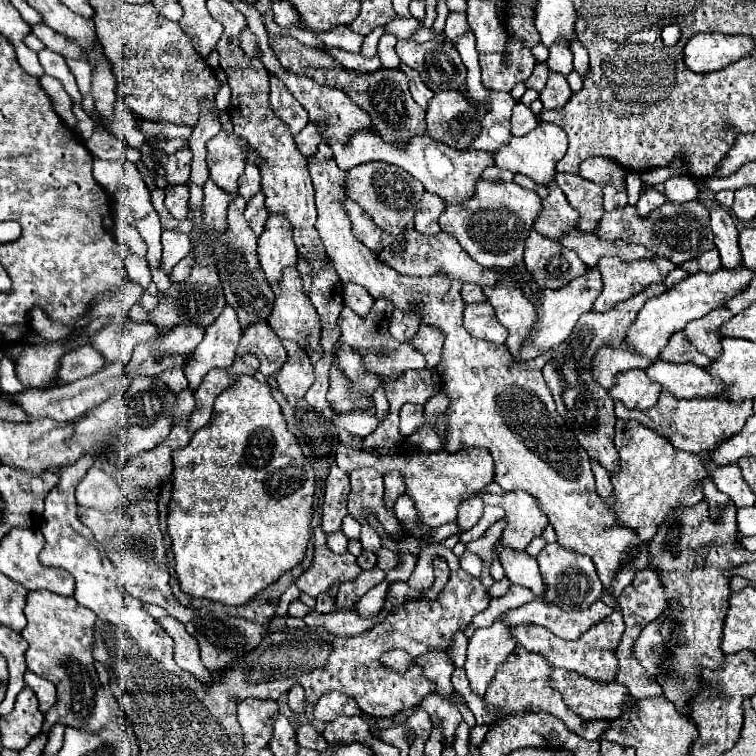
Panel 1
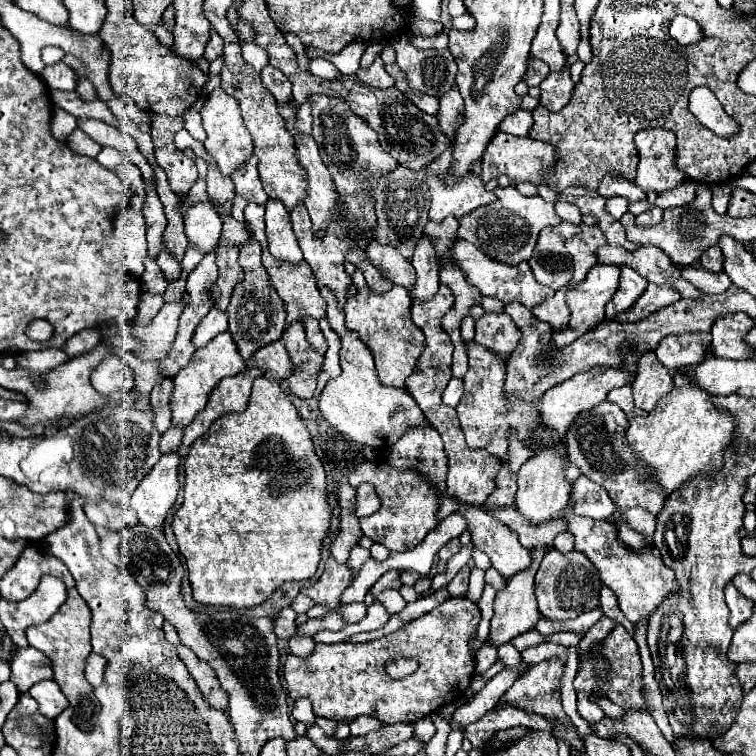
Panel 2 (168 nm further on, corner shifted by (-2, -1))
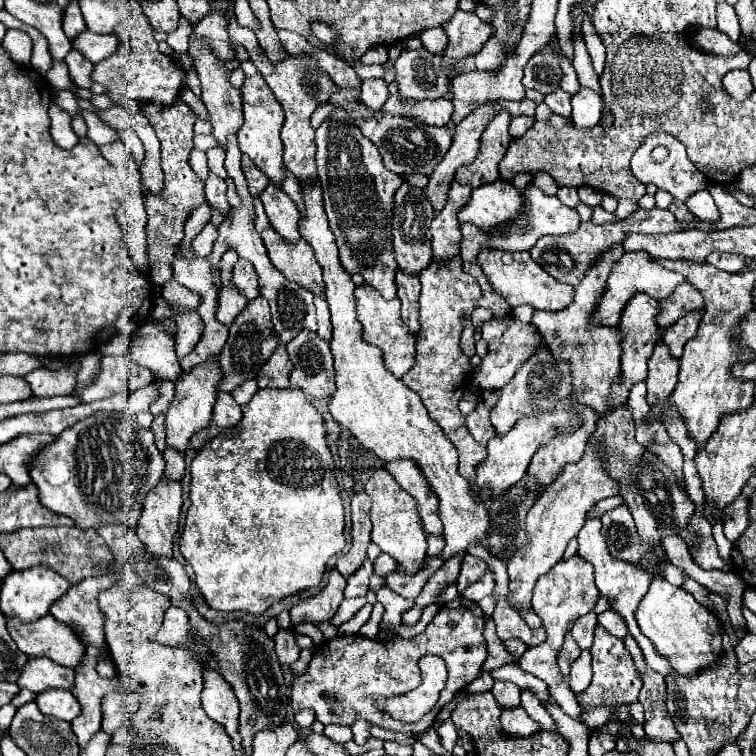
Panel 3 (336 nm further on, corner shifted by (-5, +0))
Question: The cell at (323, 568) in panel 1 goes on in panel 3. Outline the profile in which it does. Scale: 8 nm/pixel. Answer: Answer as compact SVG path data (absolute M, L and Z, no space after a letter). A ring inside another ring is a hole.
M332 570L324 590L320 590L318 594L314 594L314 596L310 596L310 598L306 598L300 604L290 608L292 624L296 626L296 624L304 622L304 618L306 618L306 622L328 622L328 620L332 620L340 602L344 600L344 586L346 586L344 576L340 576L336 570Z

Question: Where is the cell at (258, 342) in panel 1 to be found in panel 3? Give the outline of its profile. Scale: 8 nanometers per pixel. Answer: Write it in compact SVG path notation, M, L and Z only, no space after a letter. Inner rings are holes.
M280 344L258 372L258 388L288 388L292 362L286 354L286 346Z

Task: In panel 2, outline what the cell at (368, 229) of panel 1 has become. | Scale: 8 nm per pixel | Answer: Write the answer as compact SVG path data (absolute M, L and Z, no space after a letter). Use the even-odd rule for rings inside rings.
M369 239L367 243L369 259L373 259L373 265L383 269L385 279L403 285L409 291L409 285L413 283L413 265L393 245L381 245L377 239Z

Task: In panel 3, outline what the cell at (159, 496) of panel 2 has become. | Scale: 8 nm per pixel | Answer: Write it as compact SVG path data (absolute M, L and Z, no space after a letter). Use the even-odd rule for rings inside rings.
M162 478L162 482L148 492L140 524L136 526L136 536L150 556L172 556L172 542L180 524L180 508L180 482L166 482Z

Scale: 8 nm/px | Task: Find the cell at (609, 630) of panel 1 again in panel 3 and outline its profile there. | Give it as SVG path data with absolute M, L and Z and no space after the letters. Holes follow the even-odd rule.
M628 636L624 640L628 652L634 658L636 668L642 674L644 680L644 688L640 690L640 704L644 706L646 712L646 724L644 724L644 732L650 740L654 742L676 742L678 740L678 732L672 724L670 714L666 712L666 680L662 674L654 672L644 656L640 646L636 644L636 640L632 636Z

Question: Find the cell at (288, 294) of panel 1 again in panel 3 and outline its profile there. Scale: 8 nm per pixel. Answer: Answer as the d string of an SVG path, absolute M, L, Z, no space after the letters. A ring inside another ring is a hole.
M254 196L254 208L256 208L256 230L262 236L268 256L272 264L290 280L304 288L308 288L312 294L322 296L324 294L324 282L322 282L322 268L314 258L314 252L306 240L298 242L286 242L268 222L264 206L258 196Z

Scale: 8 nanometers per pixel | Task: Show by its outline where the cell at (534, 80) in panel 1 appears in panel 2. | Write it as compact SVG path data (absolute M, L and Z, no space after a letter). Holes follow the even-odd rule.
M531 57L531 59L529 59L529 69L527 69L523 81L525 81L529 87L533 87L533 85L539 85L547 75L549 75L549 65L547 65L545 61L541 61L541 59Z

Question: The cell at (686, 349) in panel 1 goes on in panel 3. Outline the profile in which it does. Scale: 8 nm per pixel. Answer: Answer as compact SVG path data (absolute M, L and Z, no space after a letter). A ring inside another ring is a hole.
M702 310L688 312L686 316L682 316L682 318L678 320L676 326L664 330L662 342L668 344L668 348L670 348L670 352L672 352L674 358L680 358L680 356L682 356L682 348L684 348L684 344L696 334L698 324L700 324L700 320L702 320L702 314L704 314Z

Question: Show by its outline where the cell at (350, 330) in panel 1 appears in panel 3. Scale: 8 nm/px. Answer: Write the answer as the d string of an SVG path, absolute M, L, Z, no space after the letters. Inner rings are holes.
M362 284L356 288L356 304L358 304L358 320L362 322L362 338L370 344L376 344L384 352L384 362L396 378L402 378L414 364L416 356L416 336L408 332L408 326L400 318L400 300L384 300L378 290L370 284Z

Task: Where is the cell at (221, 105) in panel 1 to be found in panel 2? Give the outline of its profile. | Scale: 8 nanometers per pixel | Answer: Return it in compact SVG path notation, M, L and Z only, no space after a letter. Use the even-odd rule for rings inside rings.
M215 89L209 93L209 99L201 109L201 117L203 117L203 129L207 131L207 139L203 143L205 149L215 159L221 175L231 177L253 155L253 141L243 125L237 99L227 95L223 89Z

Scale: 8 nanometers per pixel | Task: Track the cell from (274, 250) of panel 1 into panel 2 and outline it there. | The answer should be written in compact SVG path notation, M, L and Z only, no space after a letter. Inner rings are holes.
M269 199L265 203L265 223L267 223L267 249L269 253L279 261L299 263L303 259L303 253L299 249L297 237L291 227L291 217L279 201Z

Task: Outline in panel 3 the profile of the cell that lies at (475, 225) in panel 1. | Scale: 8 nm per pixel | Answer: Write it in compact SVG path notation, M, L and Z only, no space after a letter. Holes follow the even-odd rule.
M528 186L524 190L524 212L518 220L514 220L512 224L506 224L502 226L500 230L496 230L496 234L490 236L490 246L496 248L496 250L510 250L510 252L516 252L516 250L530 250L536 240L540 236L558 236L558 234L568 234L568 232L576 232L578 230L578 224L580 224L580 216L576 212L576 208L568 208L564 206L556 196L546 196L540 188L536 186Z

